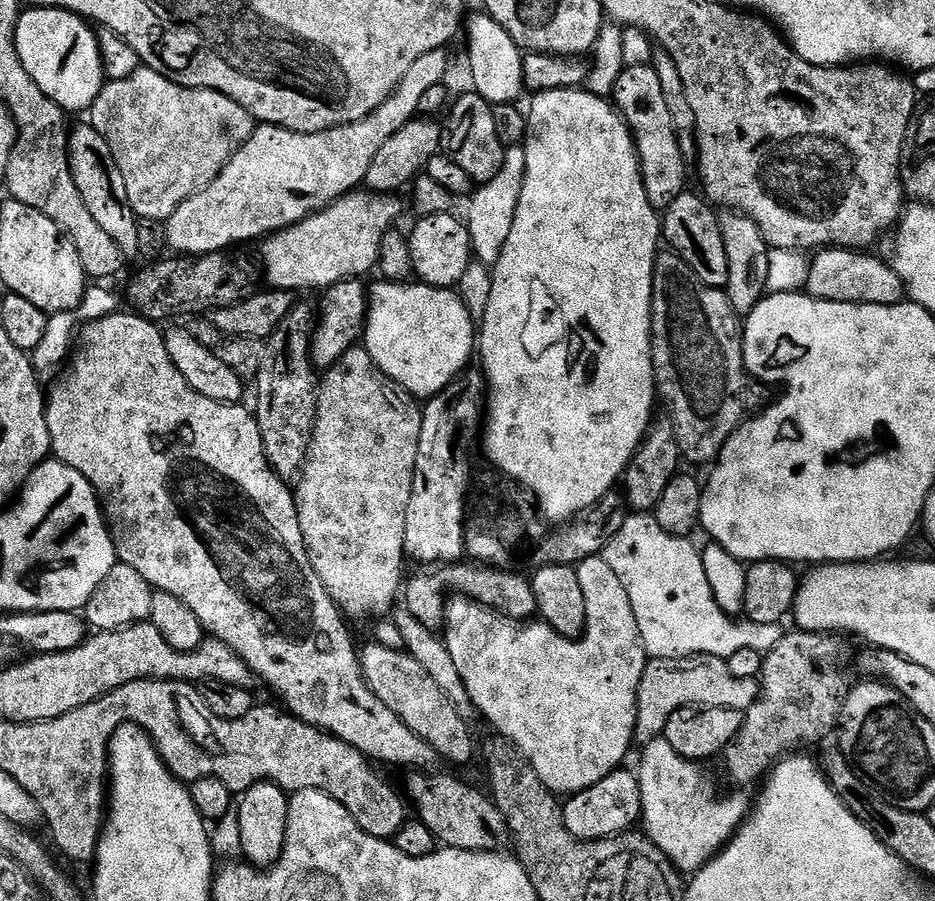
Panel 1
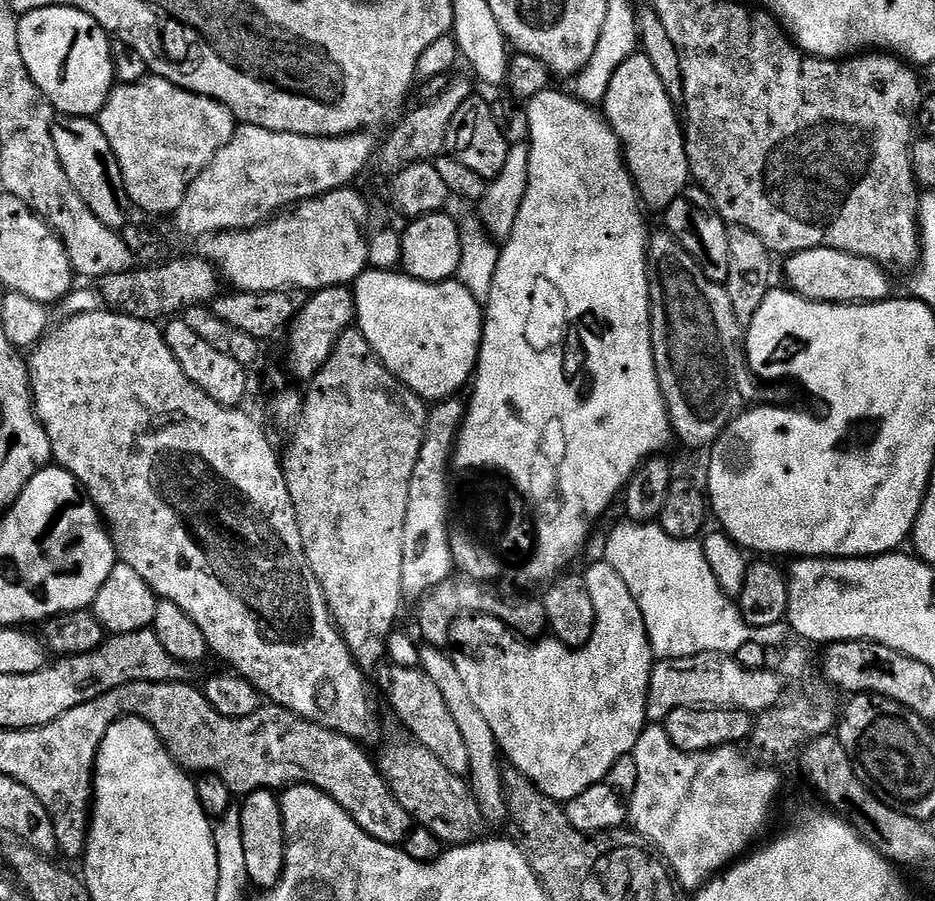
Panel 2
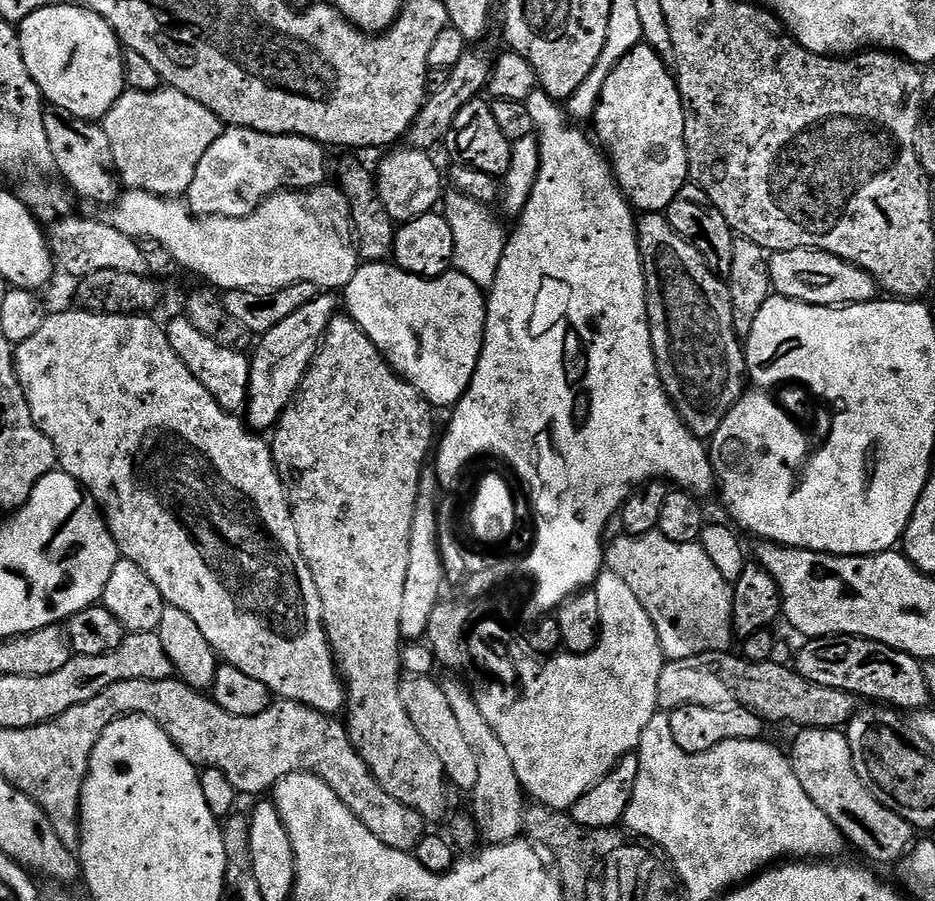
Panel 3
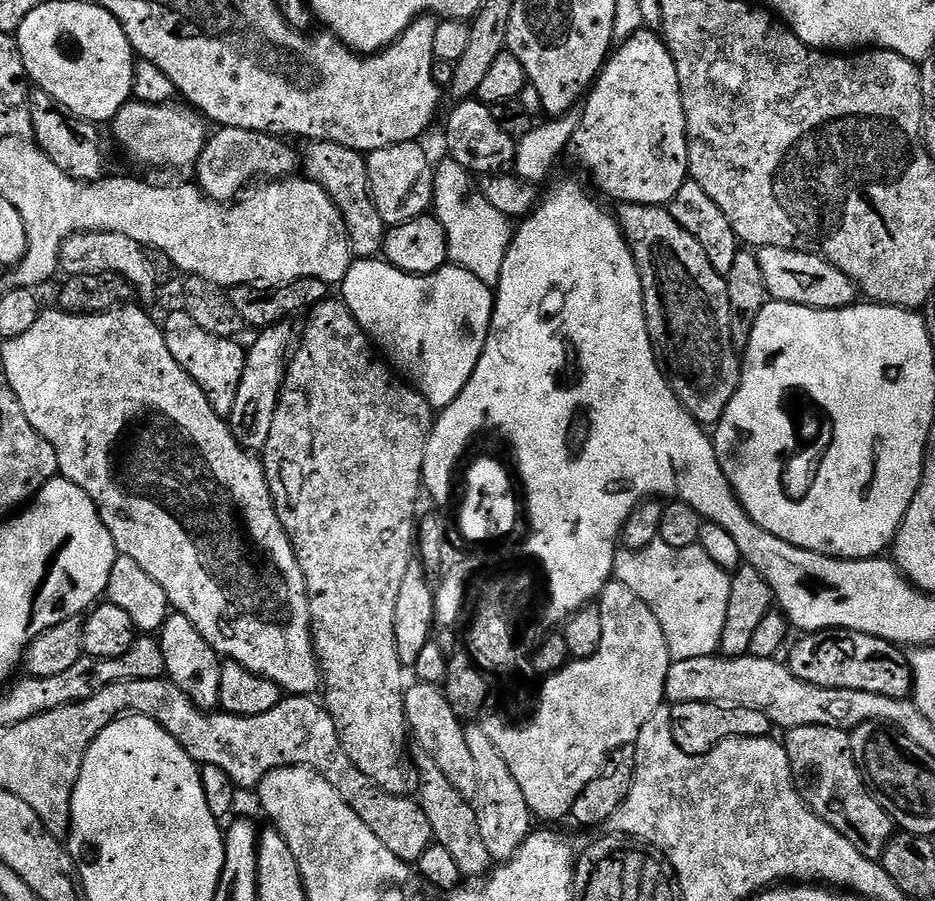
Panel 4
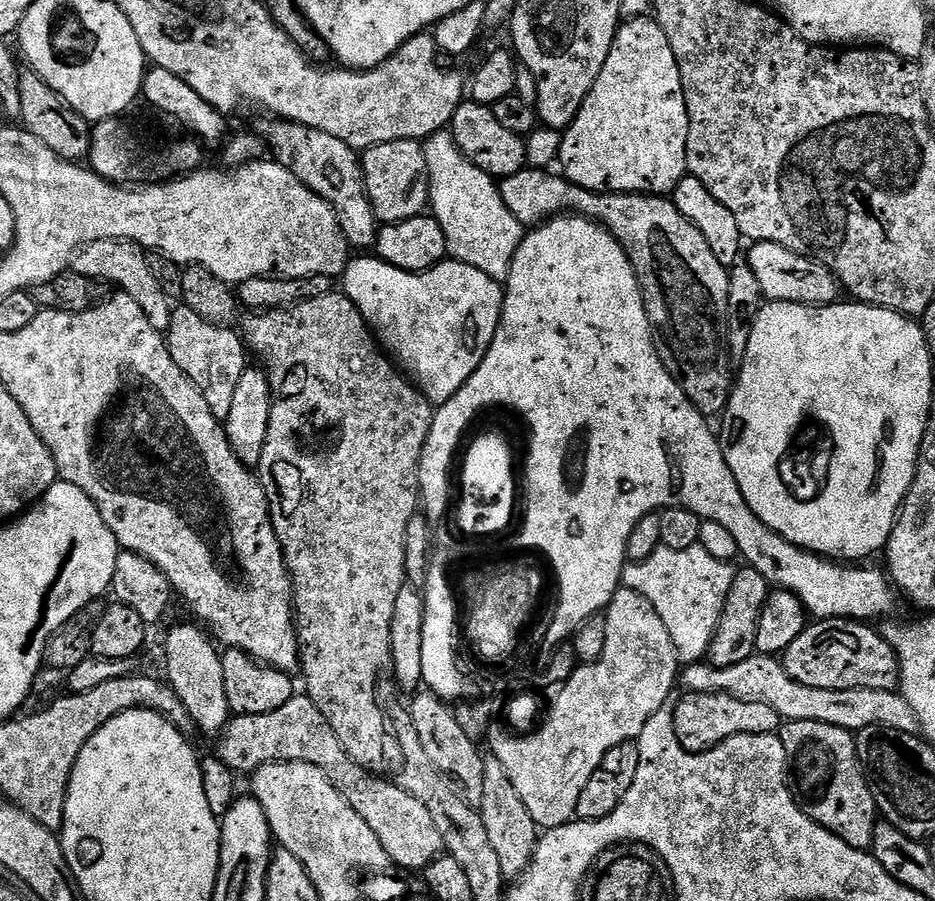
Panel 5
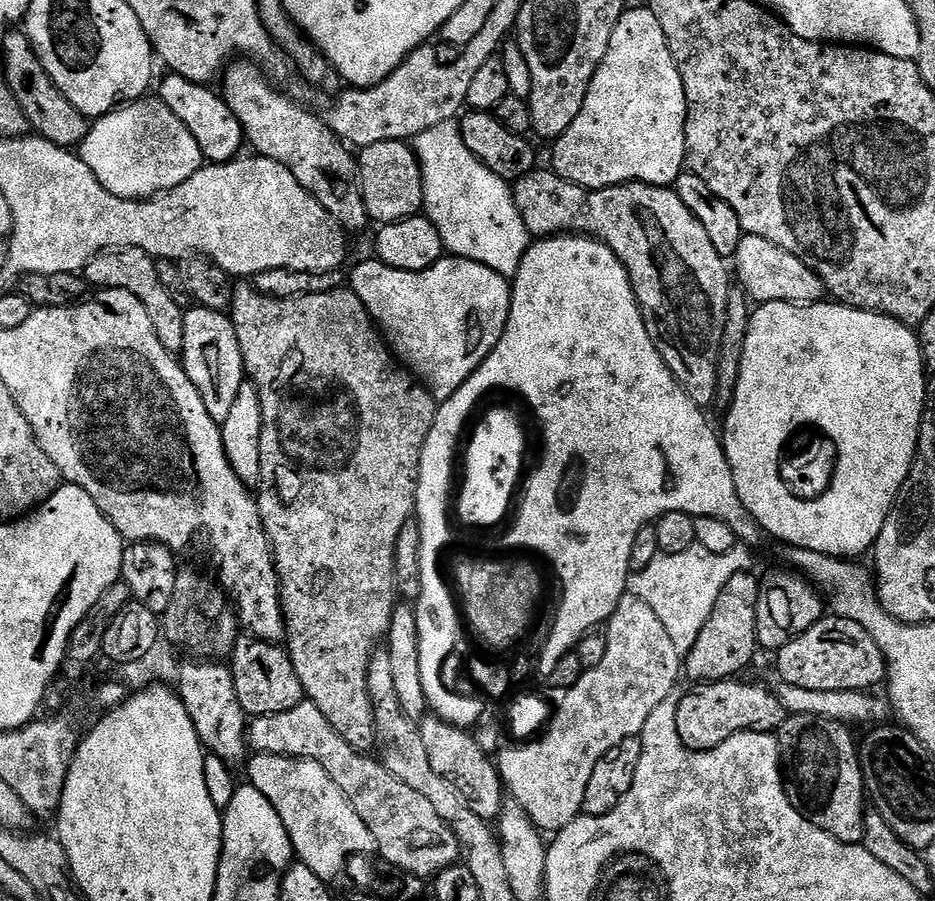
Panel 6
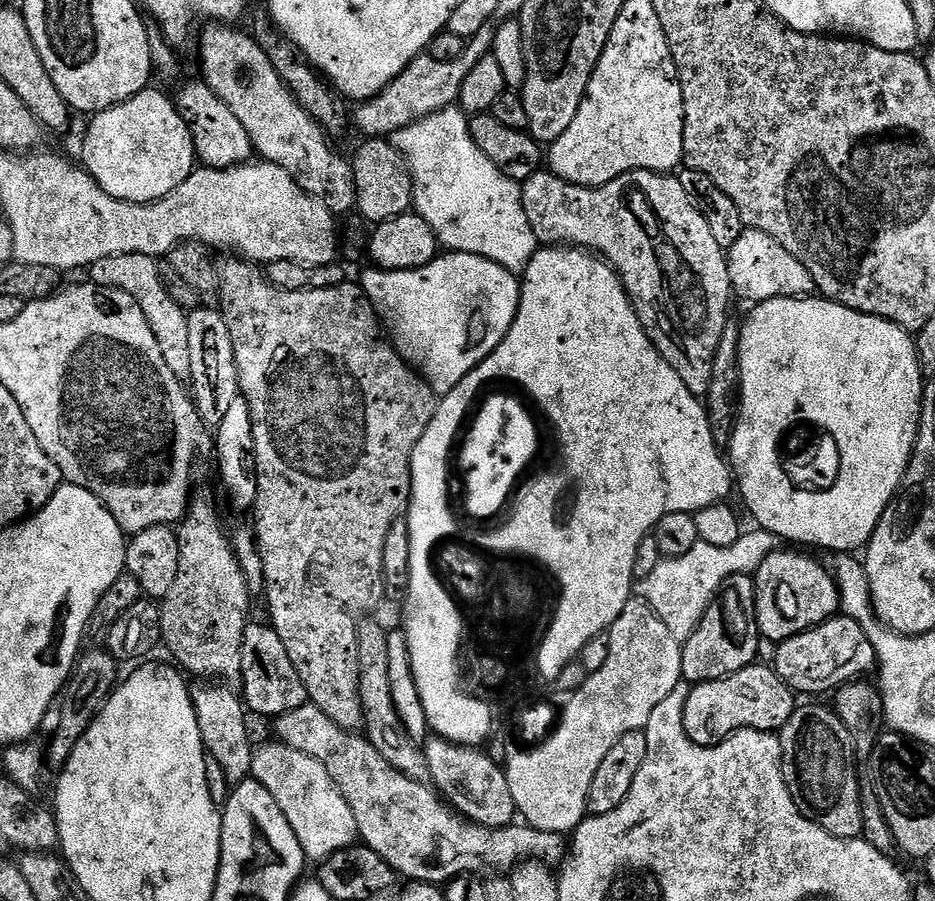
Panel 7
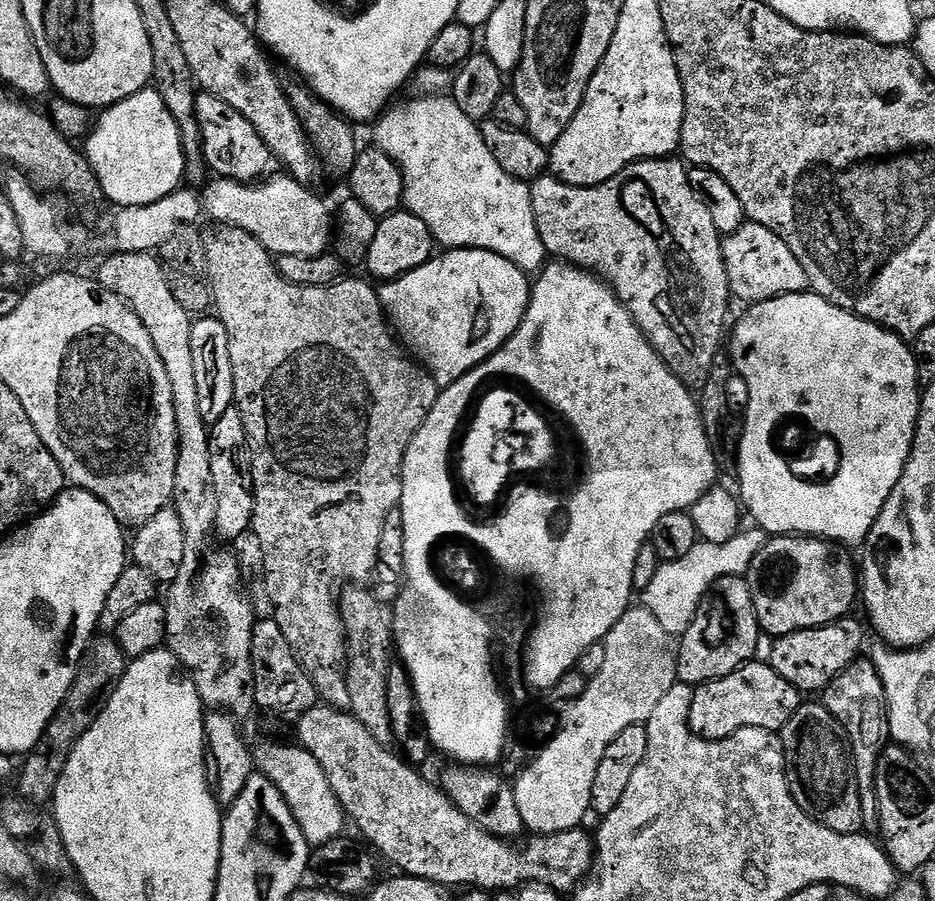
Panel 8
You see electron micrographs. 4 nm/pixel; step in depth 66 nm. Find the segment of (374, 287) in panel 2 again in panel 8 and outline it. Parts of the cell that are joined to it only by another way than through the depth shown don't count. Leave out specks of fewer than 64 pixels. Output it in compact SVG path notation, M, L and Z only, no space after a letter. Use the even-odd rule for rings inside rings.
M454 248L433 255L418 270L399 276L397 280L379 285L380 305L388 317L399 343L432 375L436 387L443 390L489 360L518 330L524 321L532 297L529 273L514 262L501 258L490 250Z

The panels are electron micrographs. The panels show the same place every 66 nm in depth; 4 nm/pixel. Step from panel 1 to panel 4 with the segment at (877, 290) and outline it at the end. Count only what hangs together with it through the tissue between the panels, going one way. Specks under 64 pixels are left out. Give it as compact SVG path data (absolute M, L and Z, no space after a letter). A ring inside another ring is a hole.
M778 246L764 247L757 251L762 276L766 279L766 290L772 300L797 304L807 308L850 308L858 300L858 289L854 281L838 266L811 252L795 252Z

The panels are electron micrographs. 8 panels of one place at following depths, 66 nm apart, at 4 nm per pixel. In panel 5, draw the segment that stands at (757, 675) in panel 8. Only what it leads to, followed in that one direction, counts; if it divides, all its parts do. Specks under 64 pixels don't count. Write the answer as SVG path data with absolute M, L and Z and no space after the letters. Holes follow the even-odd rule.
M689 692L681 695L680 701L675 701L672 713L674 714L674 734L678 742L687 752L709 752L724 740L735 736L770 736L779 729L782 721L770 706L762 702L748 702L739 700L730 694L715 692L702 694Z

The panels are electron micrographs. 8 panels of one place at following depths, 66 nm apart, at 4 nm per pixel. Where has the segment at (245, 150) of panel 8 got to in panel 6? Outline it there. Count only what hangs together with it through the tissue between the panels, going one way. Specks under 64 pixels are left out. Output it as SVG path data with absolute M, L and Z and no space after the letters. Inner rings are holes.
M168 74L168 77L160 84L158 97L174 112L175 117L179 121L184 122L191 134L194 134L195 141L204 155L208 164L227 164L229 160L235 160L241 155L240 147L245 147L244 131L238 122L238 118L234 118L234 110L230 110L230 106L226 103L223 95L219 91L211 92L213 89L206 84L195 84L186 78L175 74Z

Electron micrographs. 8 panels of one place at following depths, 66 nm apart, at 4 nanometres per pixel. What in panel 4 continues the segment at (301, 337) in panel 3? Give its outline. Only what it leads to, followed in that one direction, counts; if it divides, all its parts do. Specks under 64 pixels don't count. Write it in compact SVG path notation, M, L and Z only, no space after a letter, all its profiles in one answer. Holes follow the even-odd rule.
M281 322L271 324L269 328L263 329L260 336L251 345L247 345L244 354L244 369L242 370L242 382L238 382L238 394L234 397L234 410L226 417L232 428L234 438L243 448L253 454L263 453L266 442L270 438L270 426L274 422L274 410L278 410L280 391L284 385L284 374L288 370L288 361L298 344L298 332L291 328L291 323Z

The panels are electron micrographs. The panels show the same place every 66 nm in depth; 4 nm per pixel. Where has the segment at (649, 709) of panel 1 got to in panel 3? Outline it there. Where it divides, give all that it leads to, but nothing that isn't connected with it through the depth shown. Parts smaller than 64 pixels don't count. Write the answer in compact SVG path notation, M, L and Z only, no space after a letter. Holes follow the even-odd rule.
M731 651L727 652L707 652L706 654L694 654L694 658L678 658L677 660L669 660L664 665L662 674L658 678L658 705L661 709L671 710L673 708L681 708L689 704L690 706L706 706L707 708L748 708L752 712L756 712L765 721L771 720L785 720L788 724L796 724L800 728L839 728L843 729L848 721L856 715L858 711L857 697L852 696L848 692L842 690L834 690L830 686L818 686L814 682L810 682L806 678L802 678L791 667L783 668L782 665L776 664L777 662L769 662L767 664L755 664L749 660L741 658L739 655L732 656Z

